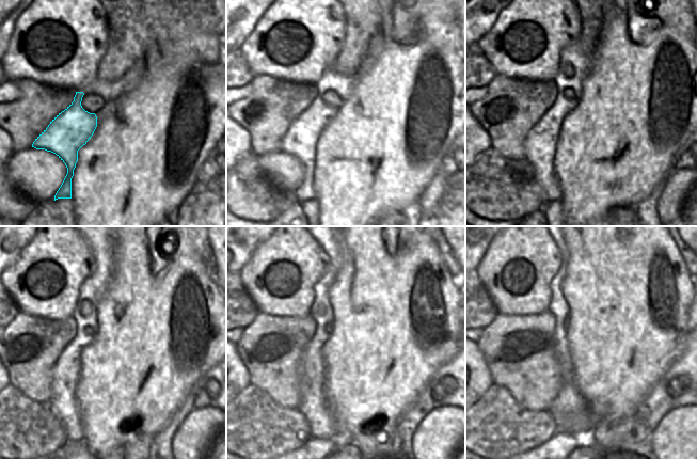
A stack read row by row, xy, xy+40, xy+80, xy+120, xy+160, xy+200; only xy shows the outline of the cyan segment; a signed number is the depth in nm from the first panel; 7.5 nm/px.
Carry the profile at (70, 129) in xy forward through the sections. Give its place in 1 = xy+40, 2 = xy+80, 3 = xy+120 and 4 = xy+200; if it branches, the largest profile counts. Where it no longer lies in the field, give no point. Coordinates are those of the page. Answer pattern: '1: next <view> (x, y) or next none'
1: next xy+40 (300, 140)
2: next xy+80 (540, 143)
3: next xy+120 (66, 370)
4: next xy+200 (570, 412)

